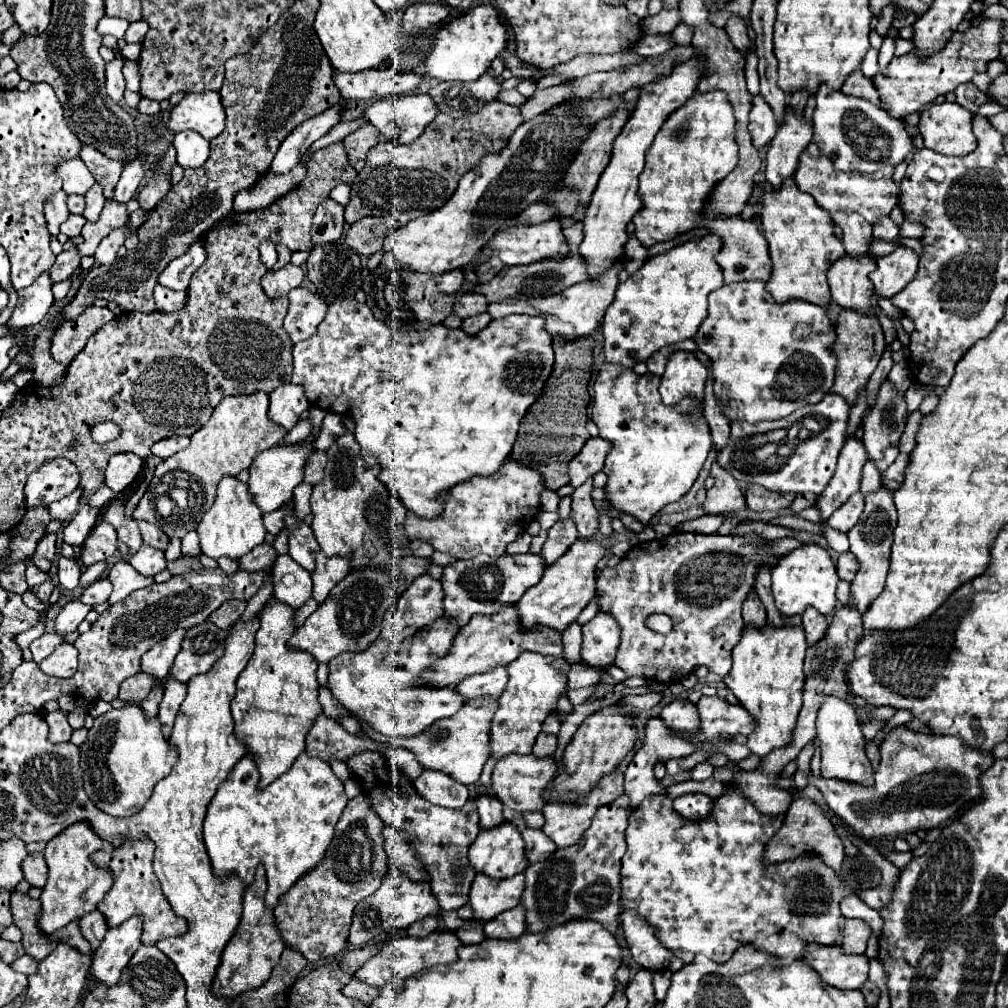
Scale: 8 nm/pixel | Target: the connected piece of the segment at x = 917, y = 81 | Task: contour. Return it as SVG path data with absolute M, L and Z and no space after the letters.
M985 18L979 26L971 26L967 32L955 32L947 46L931 56L919 56L919 50L895 56L887 66L887 74L877 74L873 78L885 112L891 118L905 118L931 104L937 96L953 92L959 84L969 82L977 72L985 72L985 64L999 58L999 42L1003 40L999 22L1001 20Z

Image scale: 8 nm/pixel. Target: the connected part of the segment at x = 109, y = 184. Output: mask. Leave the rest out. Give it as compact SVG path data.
M83 144L79 156L81 156L81 160L87 164L87 168L89 168L91 174L95 176L95 180L103 184L103 194L105 194L107 198L111 198L111 196L113 196L113 190L115 190L115 184L119 182L123 164L117 162L117 160L107 158L107 156L101 154L95 146L87 146L87 144Z

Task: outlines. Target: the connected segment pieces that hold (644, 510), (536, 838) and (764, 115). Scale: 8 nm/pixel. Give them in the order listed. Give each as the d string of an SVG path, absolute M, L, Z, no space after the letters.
M603 364L593 382L593 406L591 420L599 428L599 436L611 442L611 450L607 454L603 472L609 476L607 480L607 500L613 508L633 514L643 524L649 524L655 512L659 512L665 504L677 502L697 480L703 462L711 452L711 430L707 420L703 420L703 402L693 396L685 396L675 406L663 406L659 396L661 378L647 372L635 374L631 368L623 368L617 364Z
M527 828L527 830L523 830L523 840L525 840L525 856L527 856L529 864L547 860L557 850L553 840L543 830Z
M753 96L753 108L749 112L749 132L753 136L753 144L757 150L761 150L765 144L769 144L777 132L775 116L771 114L771 106L765 104L763 96Z

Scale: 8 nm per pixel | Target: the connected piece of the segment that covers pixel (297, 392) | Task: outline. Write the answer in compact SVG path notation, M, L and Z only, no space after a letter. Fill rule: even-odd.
M291 382L275 388L275 392L269 394L269 402L271 402L269 404L271 420L281 424L287 430L291 430L297 424L299 414L309 408L309 400L307 400L303 388L299 388L299 384L291 384Z

